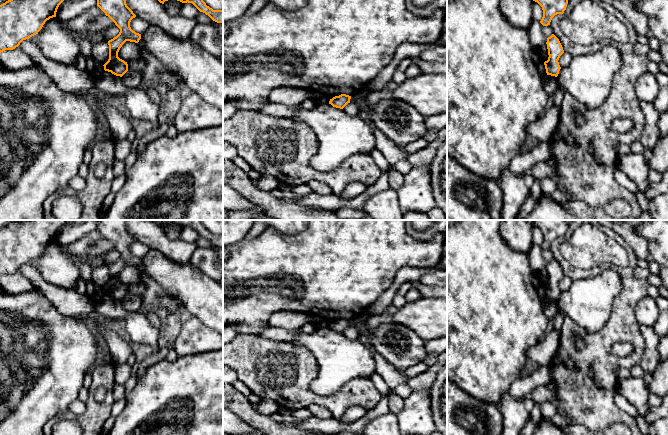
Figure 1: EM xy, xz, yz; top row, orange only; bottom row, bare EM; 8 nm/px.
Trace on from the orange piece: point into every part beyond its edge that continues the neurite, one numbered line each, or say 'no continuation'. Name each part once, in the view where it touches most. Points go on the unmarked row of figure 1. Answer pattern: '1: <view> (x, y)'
no continuation

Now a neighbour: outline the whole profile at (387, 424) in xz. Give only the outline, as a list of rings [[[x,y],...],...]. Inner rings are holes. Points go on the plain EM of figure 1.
[[[389,412],[370,420],[364,430],[365,435],[401,435],[397,415]]]

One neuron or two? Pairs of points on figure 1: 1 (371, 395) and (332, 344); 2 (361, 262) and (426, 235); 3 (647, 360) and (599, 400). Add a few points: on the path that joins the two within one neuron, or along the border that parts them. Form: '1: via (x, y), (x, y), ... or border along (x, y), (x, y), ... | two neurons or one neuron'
1: border along (370, 377), (353, 378), (338, 390) | two neurons
2: border along (405, 230), (418, 240), (430, 240), (436, 233) | two neurons
3: border along (644, 341), (644, 352), (639, 364) | two neurons

